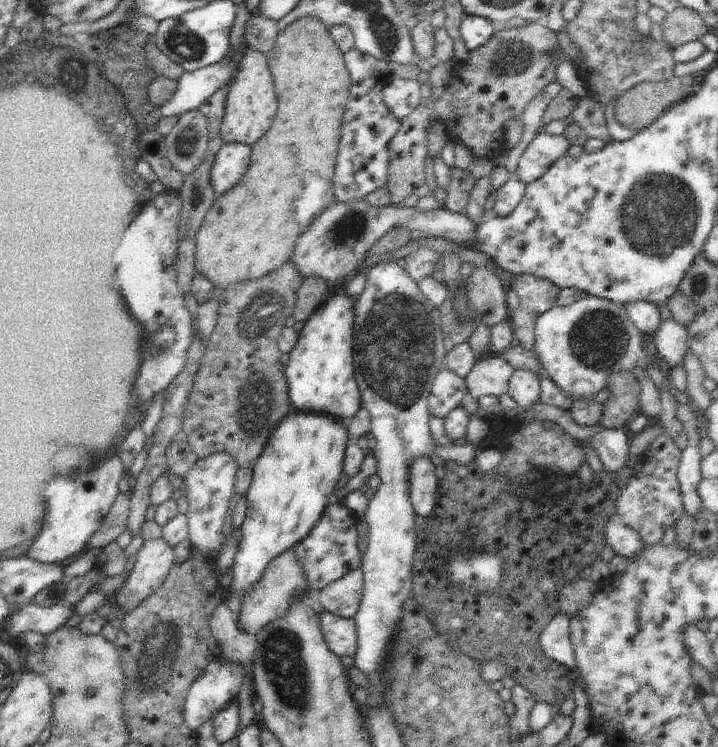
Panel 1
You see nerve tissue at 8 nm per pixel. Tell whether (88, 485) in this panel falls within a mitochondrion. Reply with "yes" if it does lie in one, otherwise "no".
no

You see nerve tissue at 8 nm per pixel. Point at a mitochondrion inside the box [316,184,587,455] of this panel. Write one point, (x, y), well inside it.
(398, 347)

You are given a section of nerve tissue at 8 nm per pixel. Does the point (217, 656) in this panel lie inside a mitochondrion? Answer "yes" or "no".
no

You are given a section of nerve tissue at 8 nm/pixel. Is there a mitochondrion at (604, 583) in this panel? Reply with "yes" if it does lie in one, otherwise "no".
no

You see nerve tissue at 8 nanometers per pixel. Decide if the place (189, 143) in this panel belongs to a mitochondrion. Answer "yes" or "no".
yes

